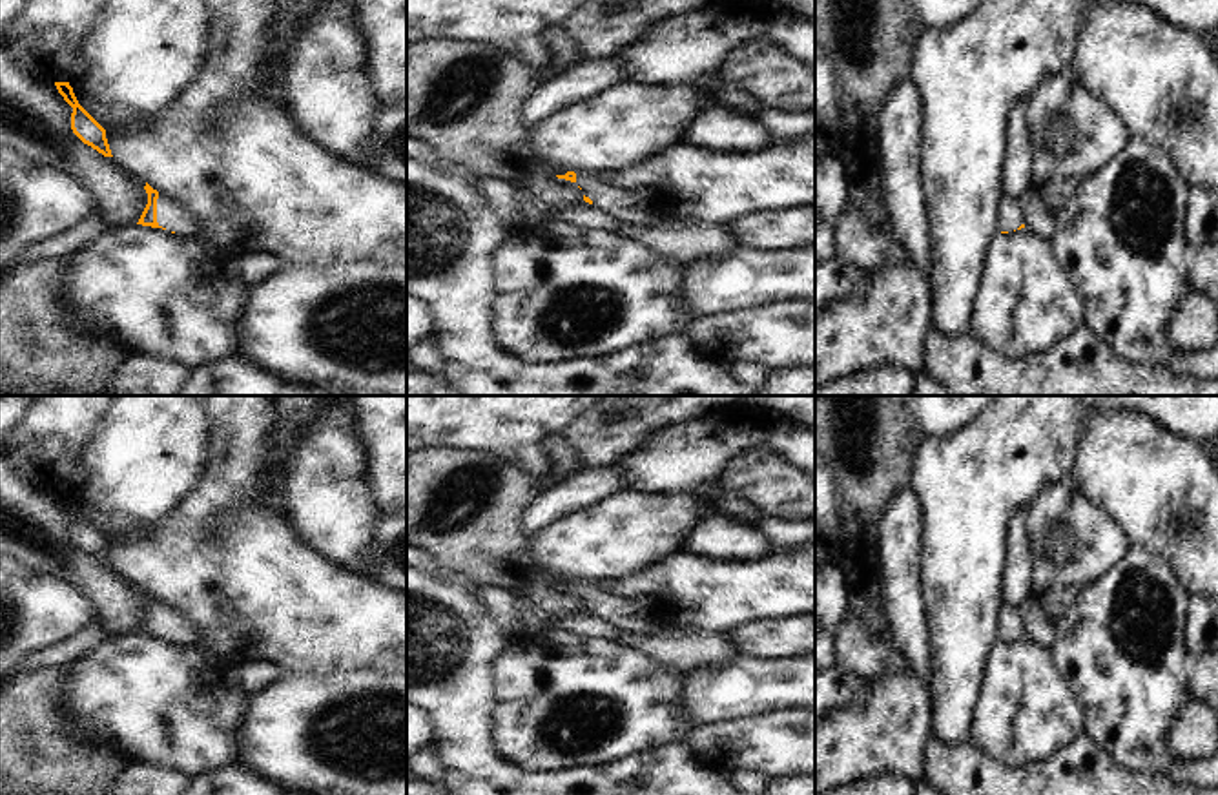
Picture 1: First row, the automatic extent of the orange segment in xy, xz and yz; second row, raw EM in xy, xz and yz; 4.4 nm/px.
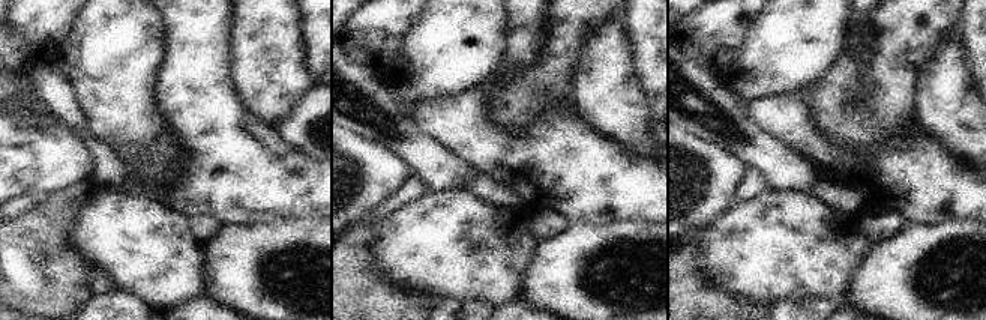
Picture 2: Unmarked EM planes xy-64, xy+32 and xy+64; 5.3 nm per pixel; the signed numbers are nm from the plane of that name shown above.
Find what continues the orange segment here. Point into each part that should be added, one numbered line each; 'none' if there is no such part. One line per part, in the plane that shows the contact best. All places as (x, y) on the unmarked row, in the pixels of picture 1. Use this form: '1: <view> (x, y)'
1: xy (174, 624)

